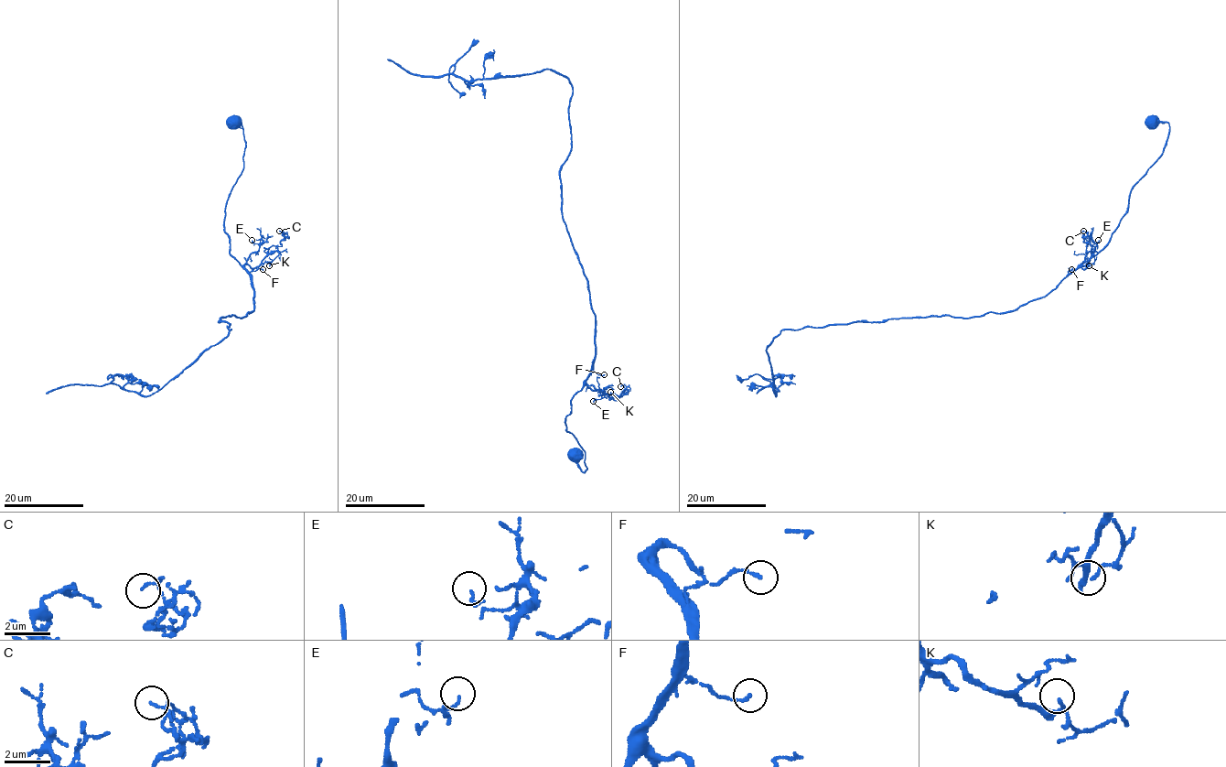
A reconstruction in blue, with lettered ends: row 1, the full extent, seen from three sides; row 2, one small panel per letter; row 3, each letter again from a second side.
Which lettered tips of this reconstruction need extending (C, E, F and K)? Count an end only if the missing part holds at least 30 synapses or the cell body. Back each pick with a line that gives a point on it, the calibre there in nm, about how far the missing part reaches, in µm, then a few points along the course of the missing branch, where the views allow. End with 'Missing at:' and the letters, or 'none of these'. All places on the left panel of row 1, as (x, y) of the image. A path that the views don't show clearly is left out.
Missing at: none of these

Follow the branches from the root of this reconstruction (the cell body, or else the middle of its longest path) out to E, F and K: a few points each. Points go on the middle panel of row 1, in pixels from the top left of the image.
E: (577, 454), (584, 472), (585, 452), (566, 430), (565, 418), (572, 397), (584, 384), (604, 393), (593, 401)
F: (577, 454), (578, 466), (584, 472), (585, 452), (566, 430), (571, 399), (592, 371), (604, 374)
K: (577, 454), (584, 472), (585, 452), (565, 425), (572, 397), (586, 384), (619, 395), (614, 397), (610, 392)

